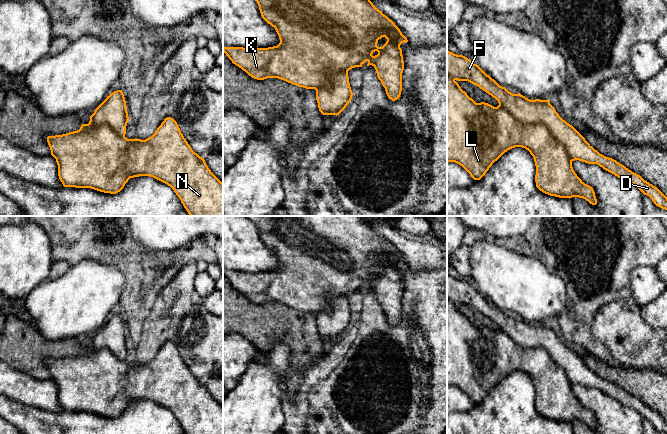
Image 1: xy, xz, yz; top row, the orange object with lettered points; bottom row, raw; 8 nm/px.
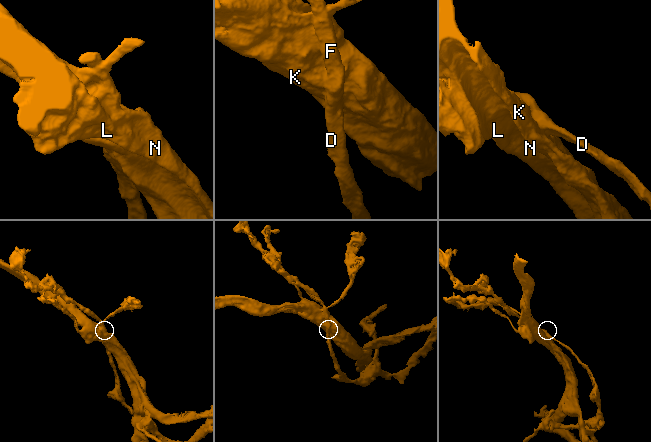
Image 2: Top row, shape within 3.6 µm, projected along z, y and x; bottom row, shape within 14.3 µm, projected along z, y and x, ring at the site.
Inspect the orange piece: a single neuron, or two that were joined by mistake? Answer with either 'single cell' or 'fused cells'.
fused cells

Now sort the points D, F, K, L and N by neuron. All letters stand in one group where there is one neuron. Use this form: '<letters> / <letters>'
D F / K L N

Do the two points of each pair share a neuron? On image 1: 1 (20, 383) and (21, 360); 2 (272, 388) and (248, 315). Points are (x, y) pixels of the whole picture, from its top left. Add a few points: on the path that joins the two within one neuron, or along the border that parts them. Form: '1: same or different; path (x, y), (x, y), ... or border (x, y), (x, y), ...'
1: different; border (10, 366), (43, 380)
2: different; border (281, 341), (277, 341), (268, 350), (259, 352)

